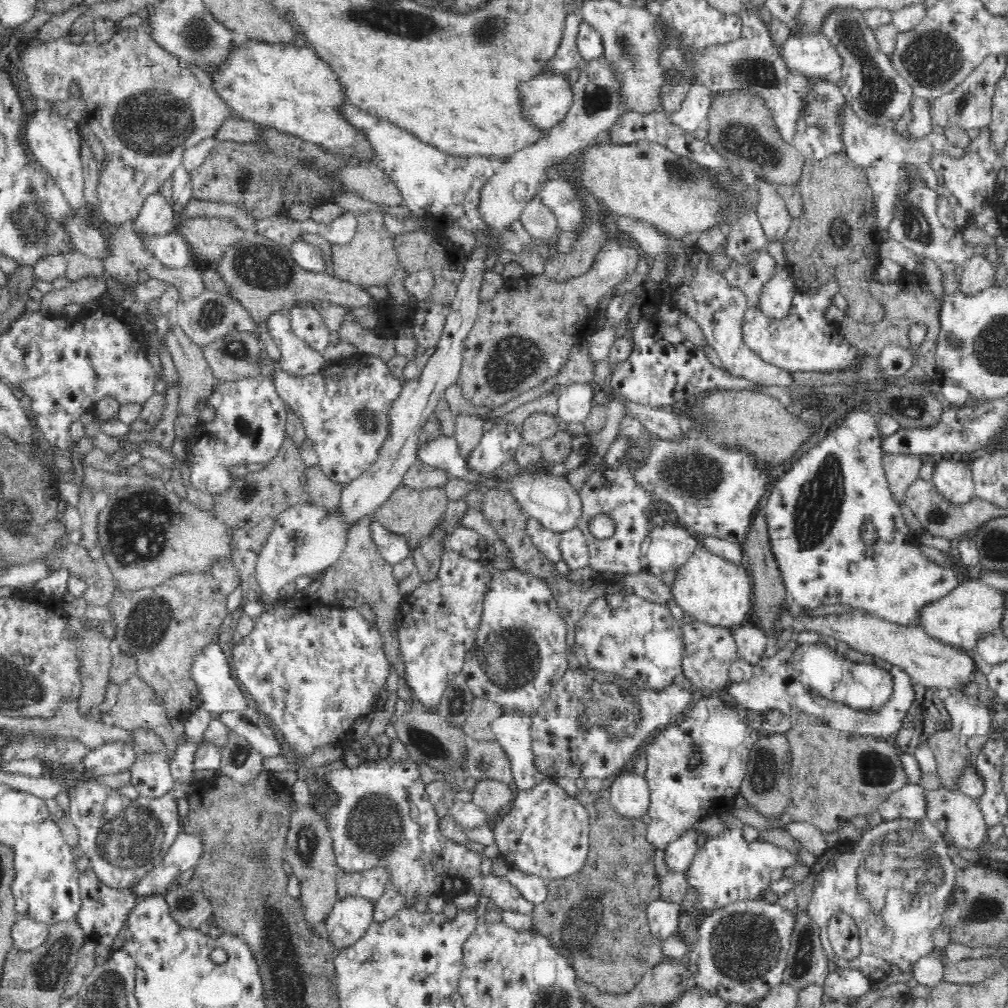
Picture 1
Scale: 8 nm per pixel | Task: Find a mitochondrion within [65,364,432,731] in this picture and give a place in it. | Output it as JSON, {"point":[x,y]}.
{"point":[136,531]}

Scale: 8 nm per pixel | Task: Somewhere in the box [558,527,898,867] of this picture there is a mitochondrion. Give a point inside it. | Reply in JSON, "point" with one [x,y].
{"point":[606,711]}

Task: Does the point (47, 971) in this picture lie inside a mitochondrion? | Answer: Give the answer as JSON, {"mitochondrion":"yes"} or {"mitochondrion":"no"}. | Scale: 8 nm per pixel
{"mitochondrion":"yes"}

